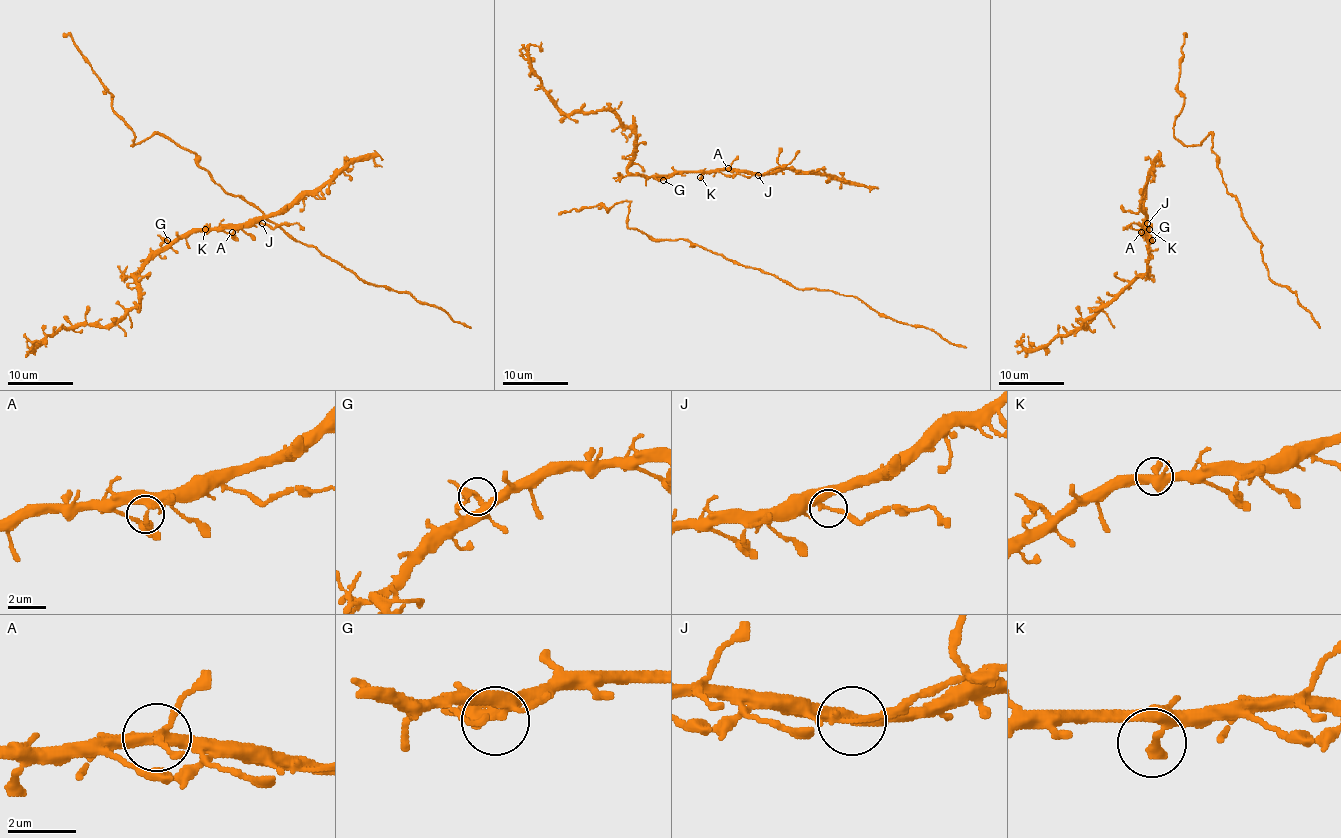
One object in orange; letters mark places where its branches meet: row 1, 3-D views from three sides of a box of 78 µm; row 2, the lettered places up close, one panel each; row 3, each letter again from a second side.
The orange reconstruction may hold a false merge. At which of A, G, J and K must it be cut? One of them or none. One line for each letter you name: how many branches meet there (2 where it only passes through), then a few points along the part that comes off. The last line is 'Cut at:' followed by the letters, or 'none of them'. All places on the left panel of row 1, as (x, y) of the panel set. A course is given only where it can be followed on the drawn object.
J: branches 3; course (262, 224), (278, 227), (281, 224), (294, 224), (304, 230)
Cut at: J

